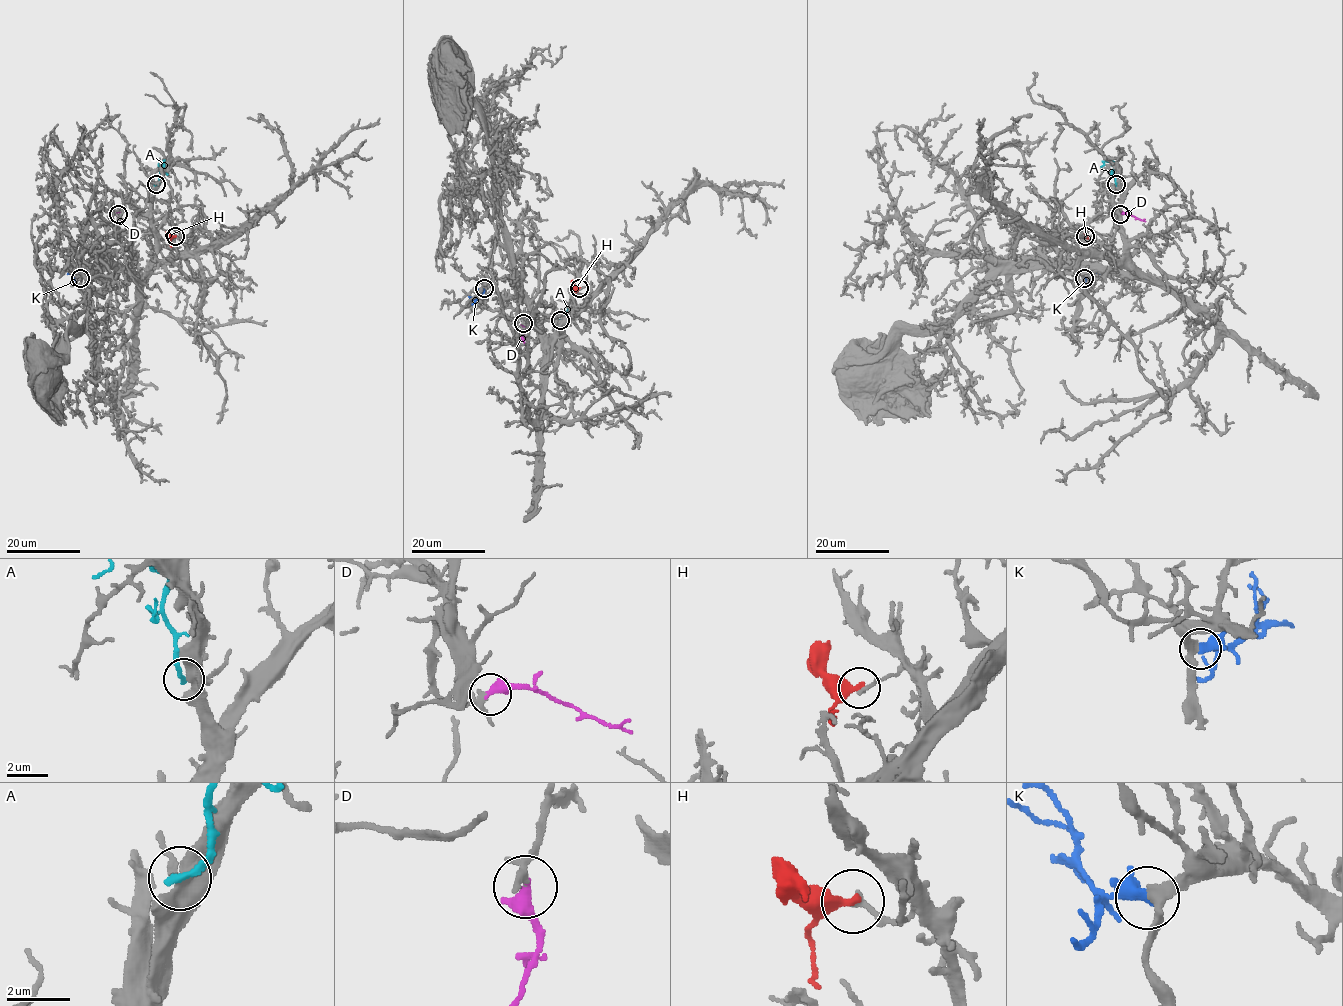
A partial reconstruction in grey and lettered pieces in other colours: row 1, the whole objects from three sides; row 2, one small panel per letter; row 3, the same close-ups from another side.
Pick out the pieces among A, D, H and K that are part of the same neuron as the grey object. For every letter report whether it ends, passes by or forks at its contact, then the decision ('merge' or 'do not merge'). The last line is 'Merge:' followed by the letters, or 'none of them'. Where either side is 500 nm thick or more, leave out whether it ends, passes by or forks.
A: it ends there; do not merge
D: it ends there; merge
H: it ends there; do not merge
K: it ends there; merge
Merge: D, K

